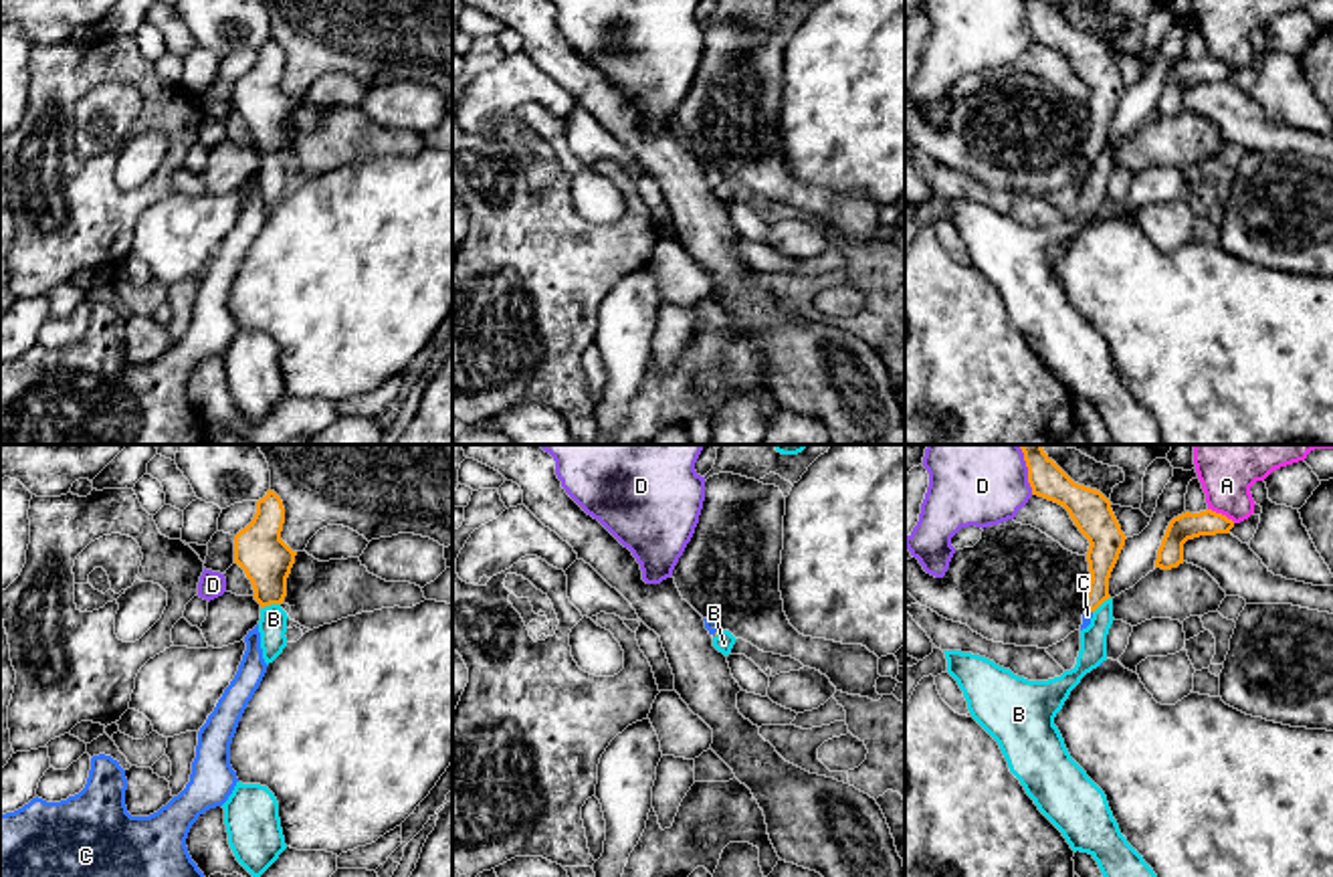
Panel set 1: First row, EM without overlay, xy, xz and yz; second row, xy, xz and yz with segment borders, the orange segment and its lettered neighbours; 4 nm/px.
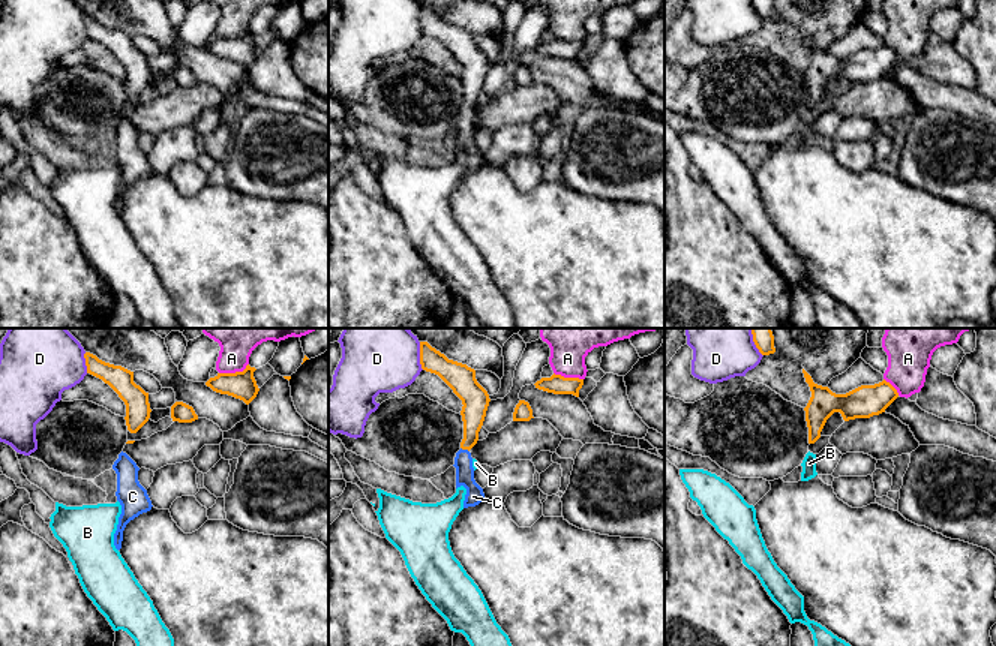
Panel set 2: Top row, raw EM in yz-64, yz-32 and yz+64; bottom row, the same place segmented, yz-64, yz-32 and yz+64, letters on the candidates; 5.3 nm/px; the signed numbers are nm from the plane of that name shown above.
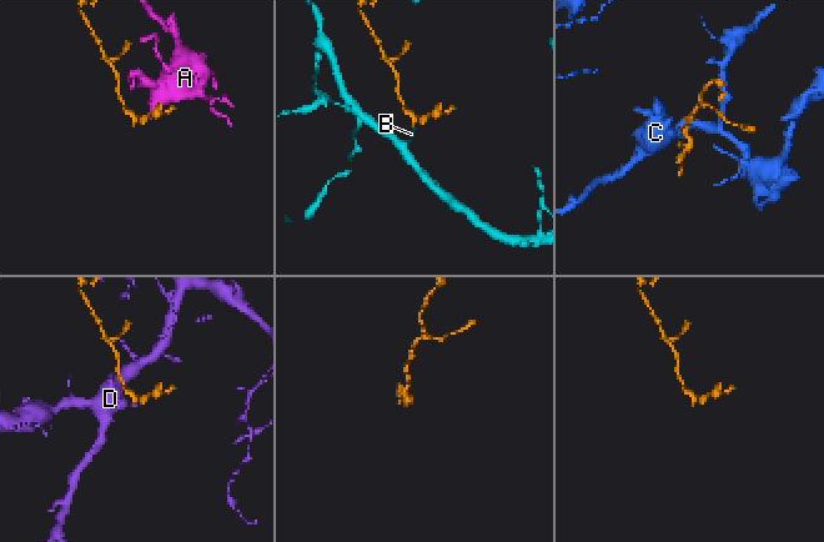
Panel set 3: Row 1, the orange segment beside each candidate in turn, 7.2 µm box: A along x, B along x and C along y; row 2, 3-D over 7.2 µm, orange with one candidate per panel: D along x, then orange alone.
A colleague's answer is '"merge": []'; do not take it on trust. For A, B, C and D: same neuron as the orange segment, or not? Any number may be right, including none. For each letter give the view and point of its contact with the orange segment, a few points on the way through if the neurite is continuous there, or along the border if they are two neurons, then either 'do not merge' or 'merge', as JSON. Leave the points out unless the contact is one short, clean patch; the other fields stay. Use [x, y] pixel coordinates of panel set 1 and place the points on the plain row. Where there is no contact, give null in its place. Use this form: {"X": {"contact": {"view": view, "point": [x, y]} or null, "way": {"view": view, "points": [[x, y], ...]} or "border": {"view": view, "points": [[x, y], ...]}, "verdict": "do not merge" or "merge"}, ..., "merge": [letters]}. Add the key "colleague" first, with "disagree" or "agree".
{"colleague": "disagree", "A": {"contact": {"view": "yz", "point": [1220, 61]}, "verdict": "do not merge"}, "B": {"contact": {"view": "xy", "point": [269, 152]}, "border": {"view": "xy", "points": [[279, 150], [261, 156]]}, "verdict": "do not merge"}, "C": {"contact": {"view": "xz", "point": [720, 178]}, "way": {"view": "xz", "points": [[722, 176], [720, 178], [711, 172]]}, "verdict": "merge"}, "D": {"contact": {"view": "yz", "point": [1029, 21]}, "verdict": "do not merge"}, "merge": ["C"]}

